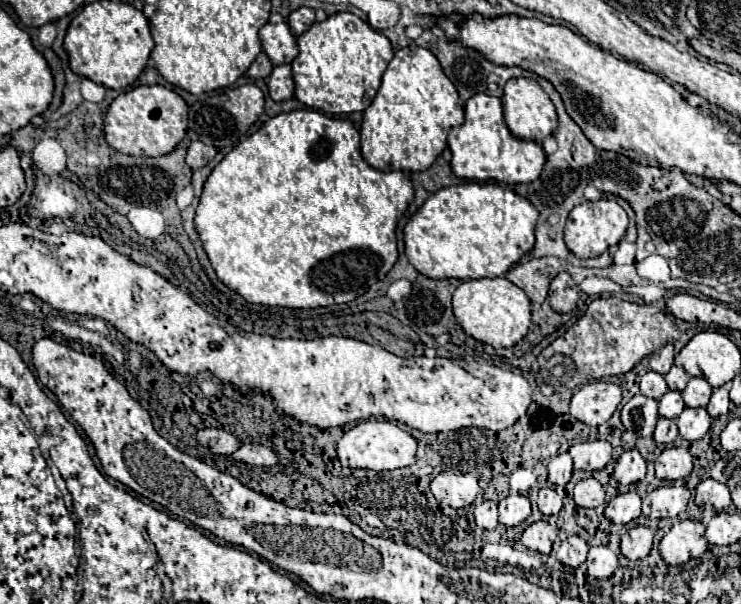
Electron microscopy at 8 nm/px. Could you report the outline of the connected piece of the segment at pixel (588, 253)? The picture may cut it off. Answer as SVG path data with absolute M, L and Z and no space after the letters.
M601 198L597 202L583 202L569 212L565 224L565 244L577 258L601 256L605 248L619 244L619 240L625 236L627 222L627 214L617 202L611 202L607 198Z

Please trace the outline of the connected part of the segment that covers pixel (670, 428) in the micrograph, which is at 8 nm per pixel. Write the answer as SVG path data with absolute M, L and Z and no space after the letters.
M661 418L657 422L655 432L653 432L653 440L657 444L673 444L677 440L677 424L675 424L675 420Z

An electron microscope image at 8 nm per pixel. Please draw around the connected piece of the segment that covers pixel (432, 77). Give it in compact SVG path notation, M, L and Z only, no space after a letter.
M401 48L389 62L377 96L363 112L361 156L379 172L423 172L445 150L451 128L461 122L463 104L453 82L441 74L437 58L425 48Z

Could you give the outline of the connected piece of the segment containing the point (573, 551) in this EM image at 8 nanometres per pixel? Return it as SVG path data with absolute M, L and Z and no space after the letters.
M569 536L565 538L561 544L559 544L559 550L557 550L557 560L565 566L571 566L571 568L577 568L579 564L585 562L587 558L587 542L579 536Z

